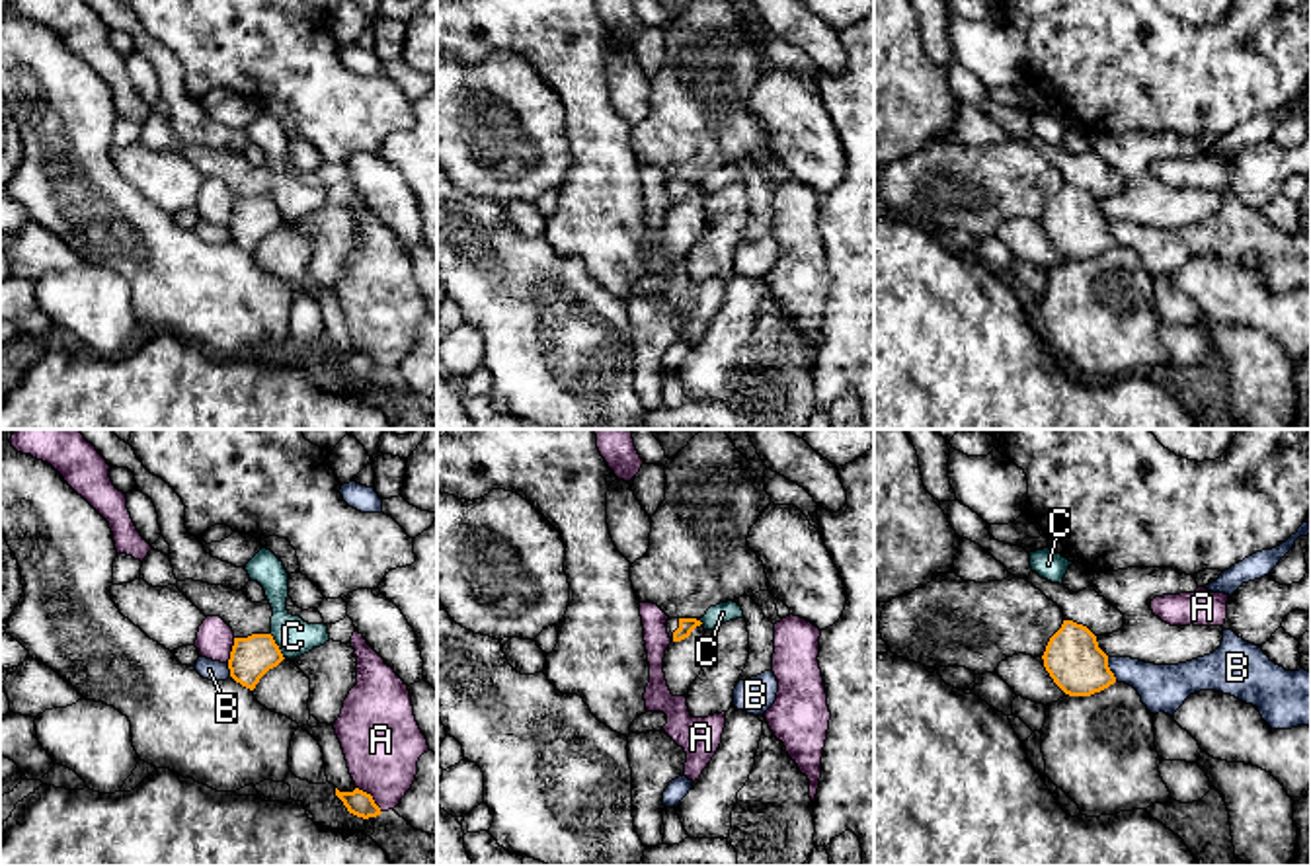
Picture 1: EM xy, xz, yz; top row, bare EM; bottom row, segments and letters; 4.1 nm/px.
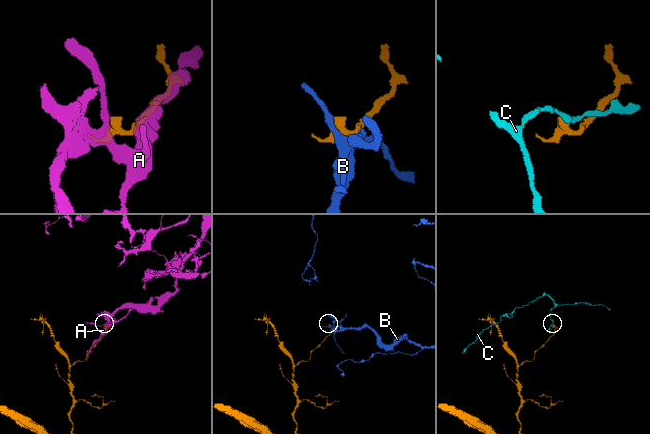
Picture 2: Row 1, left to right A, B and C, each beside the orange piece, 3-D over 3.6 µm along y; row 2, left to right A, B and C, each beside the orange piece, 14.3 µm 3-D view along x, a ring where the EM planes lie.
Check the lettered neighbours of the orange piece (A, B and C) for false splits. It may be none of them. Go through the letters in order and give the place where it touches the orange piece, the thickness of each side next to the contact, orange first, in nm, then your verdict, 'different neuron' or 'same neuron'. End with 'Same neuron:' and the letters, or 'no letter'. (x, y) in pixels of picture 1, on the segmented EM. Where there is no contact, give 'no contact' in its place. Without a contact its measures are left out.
A: xy (371, 796) | 110/320 nm | different neuron
B: yz (1109, 669) | 240/190 nm | different neuron
C: xy (278, 646) | 170/150 nm | different neuron
Same neuron: no letter

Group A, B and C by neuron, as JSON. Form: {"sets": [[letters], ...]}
{"sets": [["A"], ["B"], ["C"]]}

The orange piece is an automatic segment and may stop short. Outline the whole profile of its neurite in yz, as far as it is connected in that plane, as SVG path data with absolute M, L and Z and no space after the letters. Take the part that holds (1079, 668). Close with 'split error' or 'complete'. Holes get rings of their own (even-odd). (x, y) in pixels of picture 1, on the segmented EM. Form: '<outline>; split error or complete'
M1063 620L1042 659L1053 683L1069 696L1091 696L1116 683L1096 636L1073 620Z; complete

